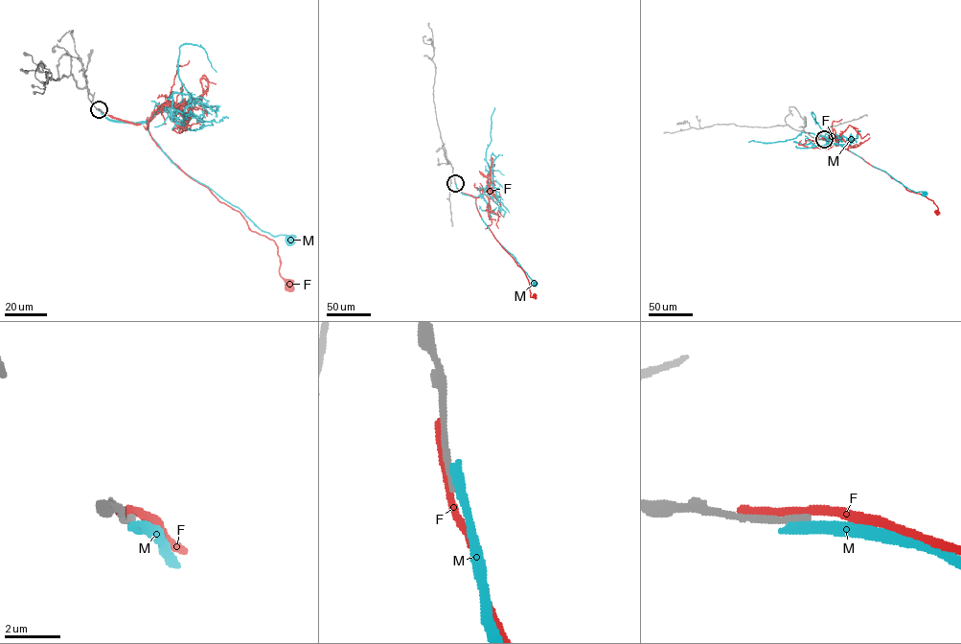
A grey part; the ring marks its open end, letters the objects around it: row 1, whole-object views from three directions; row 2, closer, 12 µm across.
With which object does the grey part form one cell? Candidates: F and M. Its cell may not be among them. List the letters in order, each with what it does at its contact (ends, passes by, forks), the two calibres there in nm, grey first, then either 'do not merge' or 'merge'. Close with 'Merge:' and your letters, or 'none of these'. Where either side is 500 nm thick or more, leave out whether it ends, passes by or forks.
F: it passes by; calibres 240 and 240 nm; do not merge
M: it ends; calibres 320 and 400 nm; do not merge
Merge: none of these

